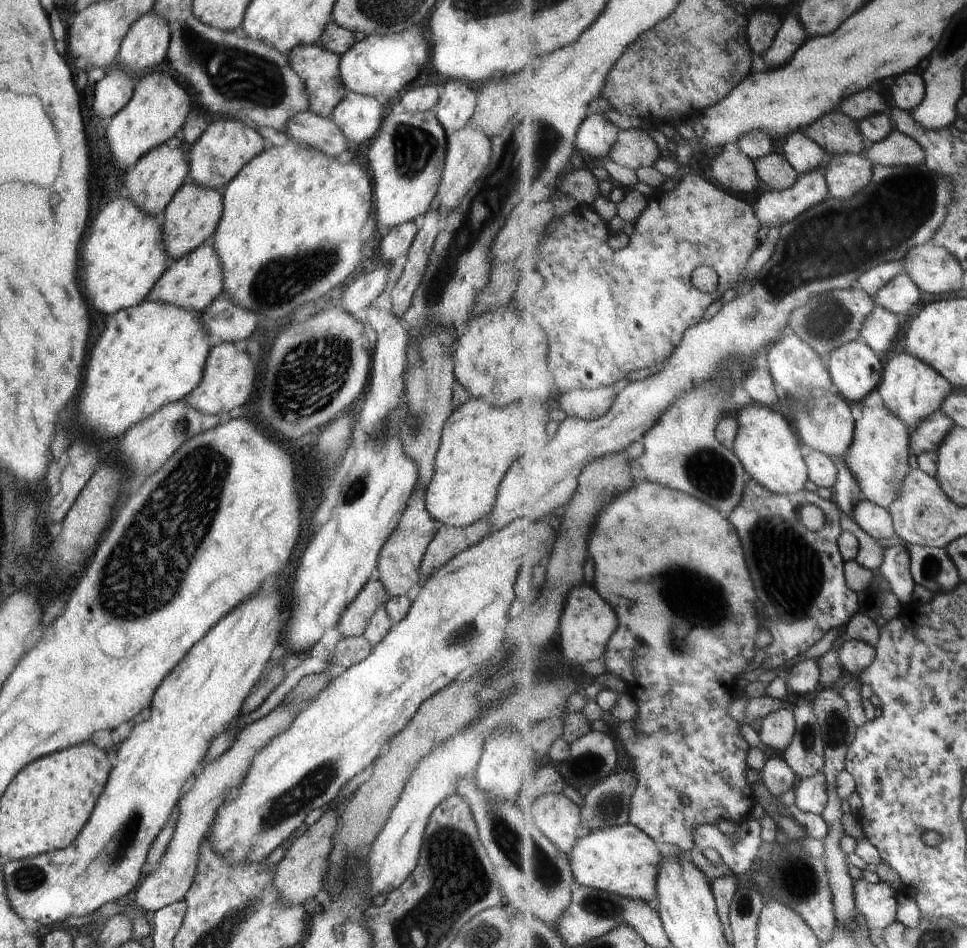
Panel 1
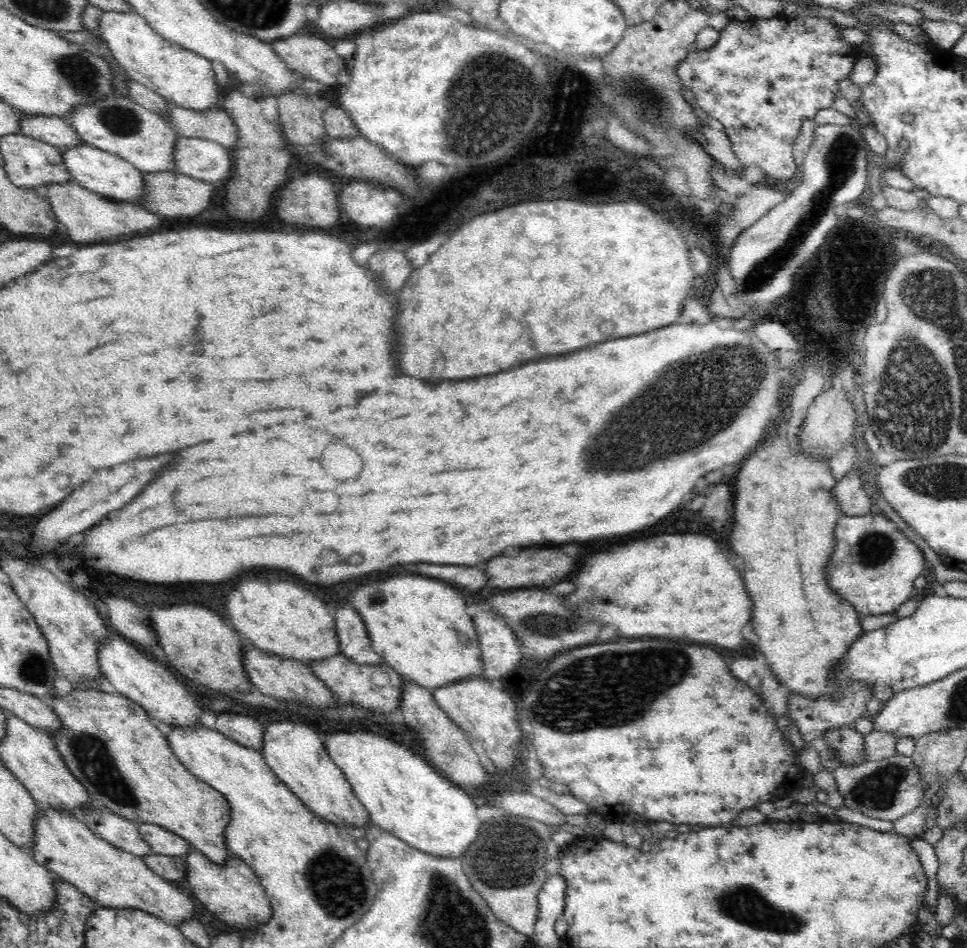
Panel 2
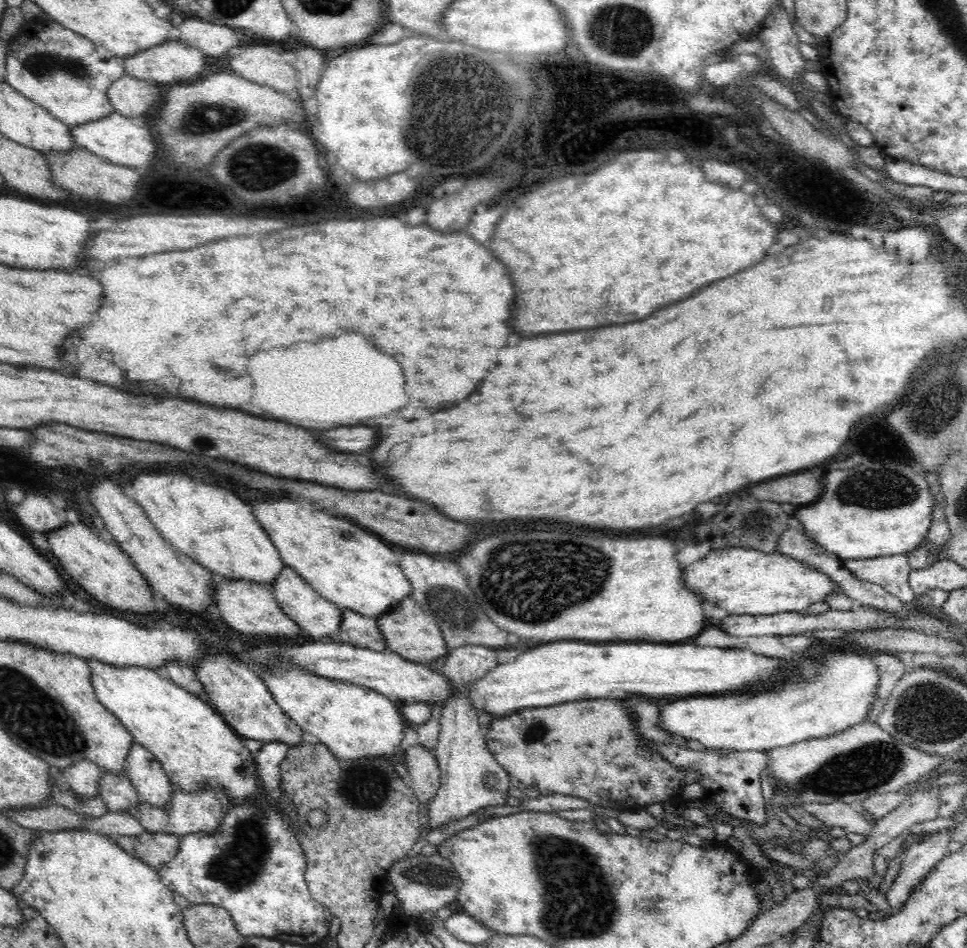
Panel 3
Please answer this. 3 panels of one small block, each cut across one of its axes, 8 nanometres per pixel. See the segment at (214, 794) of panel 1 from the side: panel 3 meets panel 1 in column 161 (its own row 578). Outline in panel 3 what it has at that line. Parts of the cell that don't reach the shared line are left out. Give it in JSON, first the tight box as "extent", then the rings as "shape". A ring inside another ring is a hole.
{"extent":[844,554,915,604],"shape":[[[907,554],[871,559],[846,559],[844,567],[859,579],[884,587],[903,603],[909,604],[915,598],[915,593],[908,582],[912,568]]]}

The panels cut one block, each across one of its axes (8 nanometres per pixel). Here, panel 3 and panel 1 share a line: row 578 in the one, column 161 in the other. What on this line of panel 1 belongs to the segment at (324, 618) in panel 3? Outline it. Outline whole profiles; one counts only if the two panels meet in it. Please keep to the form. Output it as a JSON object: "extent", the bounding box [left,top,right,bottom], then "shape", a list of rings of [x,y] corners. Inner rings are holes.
{"extent":[146,242,223,314],"shape":[[[213,242],[200,245],[196,250],[169,262],[164,274],[154,283],[146,300],[160,301],[201,314],[223,292],[223,272]]]}

